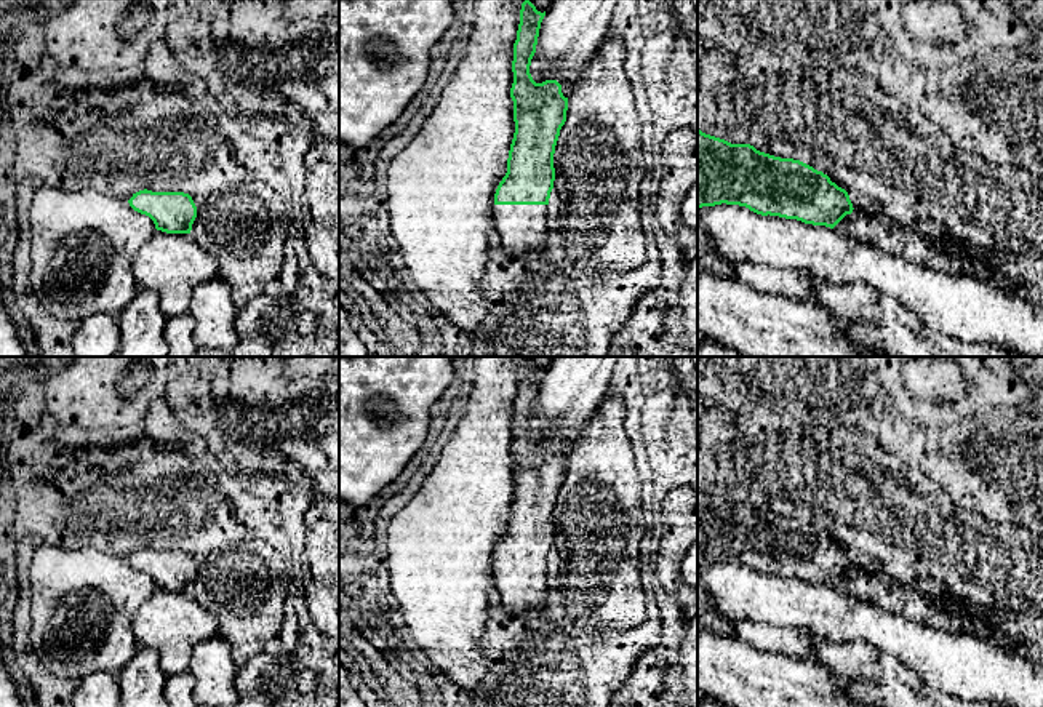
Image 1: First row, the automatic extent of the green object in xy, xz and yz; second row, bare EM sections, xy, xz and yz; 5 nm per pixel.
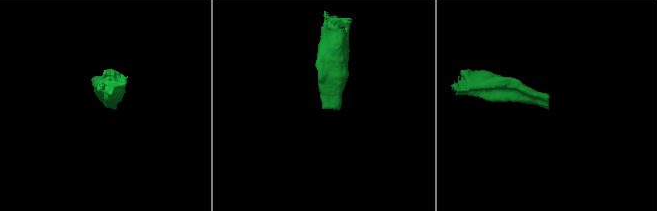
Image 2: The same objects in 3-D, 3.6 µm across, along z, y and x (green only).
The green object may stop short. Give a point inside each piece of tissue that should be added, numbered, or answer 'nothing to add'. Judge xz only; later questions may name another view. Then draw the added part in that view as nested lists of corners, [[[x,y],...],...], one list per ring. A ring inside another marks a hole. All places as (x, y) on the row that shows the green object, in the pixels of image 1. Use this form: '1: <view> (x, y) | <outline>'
1: xz (522, 229) | [[[494,205],[494,222],[499,243],[512,256],[545,250],[549,205]]]

